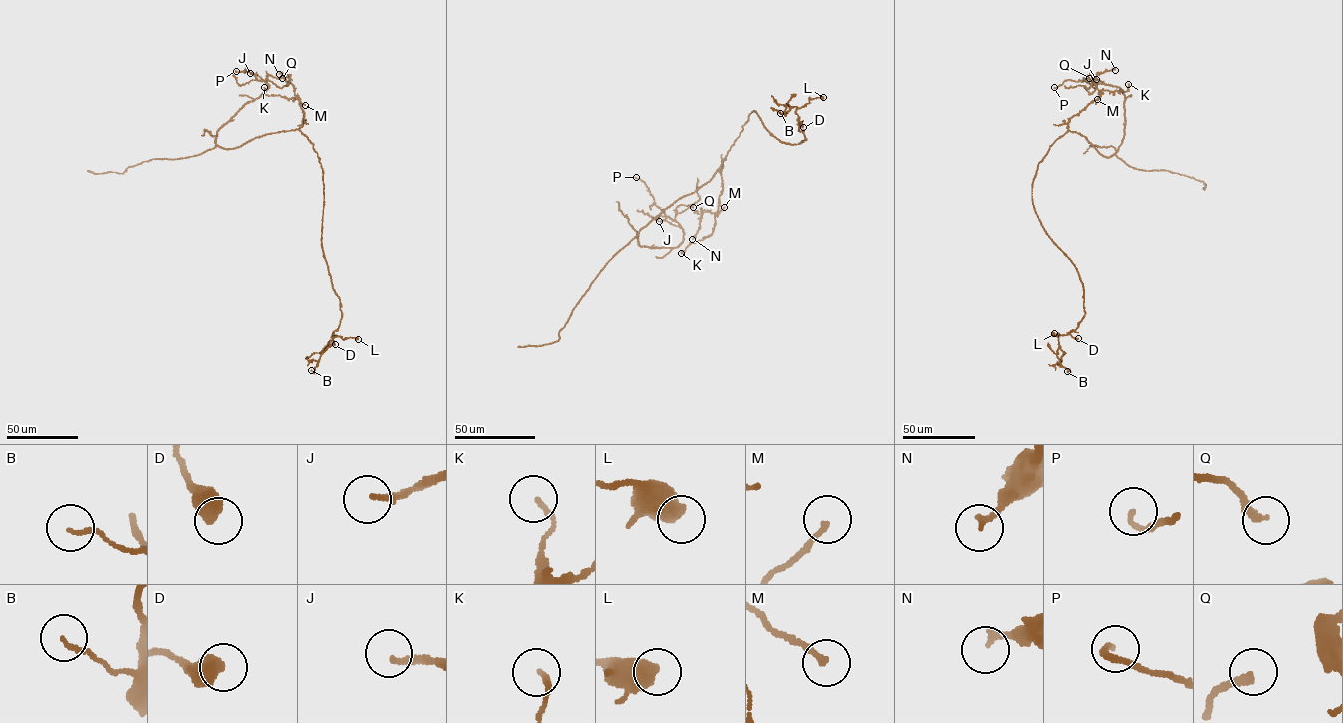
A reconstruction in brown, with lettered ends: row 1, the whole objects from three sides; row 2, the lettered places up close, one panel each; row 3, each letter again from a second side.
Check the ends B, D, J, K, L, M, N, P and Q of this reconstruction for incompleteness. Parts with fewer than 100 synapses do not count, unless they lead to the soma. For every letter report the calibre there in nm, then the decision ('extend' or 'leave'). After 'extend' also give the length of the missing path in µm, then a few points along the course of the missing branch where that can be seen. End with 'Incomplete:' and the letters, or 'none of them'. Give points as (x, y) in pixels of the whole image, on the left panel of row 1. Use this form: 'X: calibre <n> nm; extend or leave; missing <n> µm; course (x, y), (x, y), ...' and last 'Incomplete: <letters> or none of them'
B: calibre 130 nm; leave
D: calibre 600 nm; leave
J: calibre 190 nm; leave
K: calibre 150 nm; leave
L: calibre 440 nm; leave
M: calibre 180 nm; leave
N: calibre 200 nm; leave
P: calibre 160 nm; leave
Q: calibre 240 nm; leave
Incomplete: none of them

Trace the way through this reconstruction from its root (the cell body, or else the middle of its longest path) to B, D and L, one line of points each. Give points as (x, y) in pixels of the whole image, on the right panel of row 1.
B: (1051, 145), (1038, 163), (1032, 200), (1083, 289), (1084, 317), (1058, 337), (1056, 355), (1067, 371)
D: (1051, 145), (1038, 163), (1032, 200), (1044, 231), (1071, 261), (1082, 283), (1085, 314), (1069, 333), (1078, 338)
L: (1051, 145), (1038, 163), (1032, 200), (1046, 233), (1077, 270), (1085, 312), (1075, 330), (1066, 335), (1054, 333)

